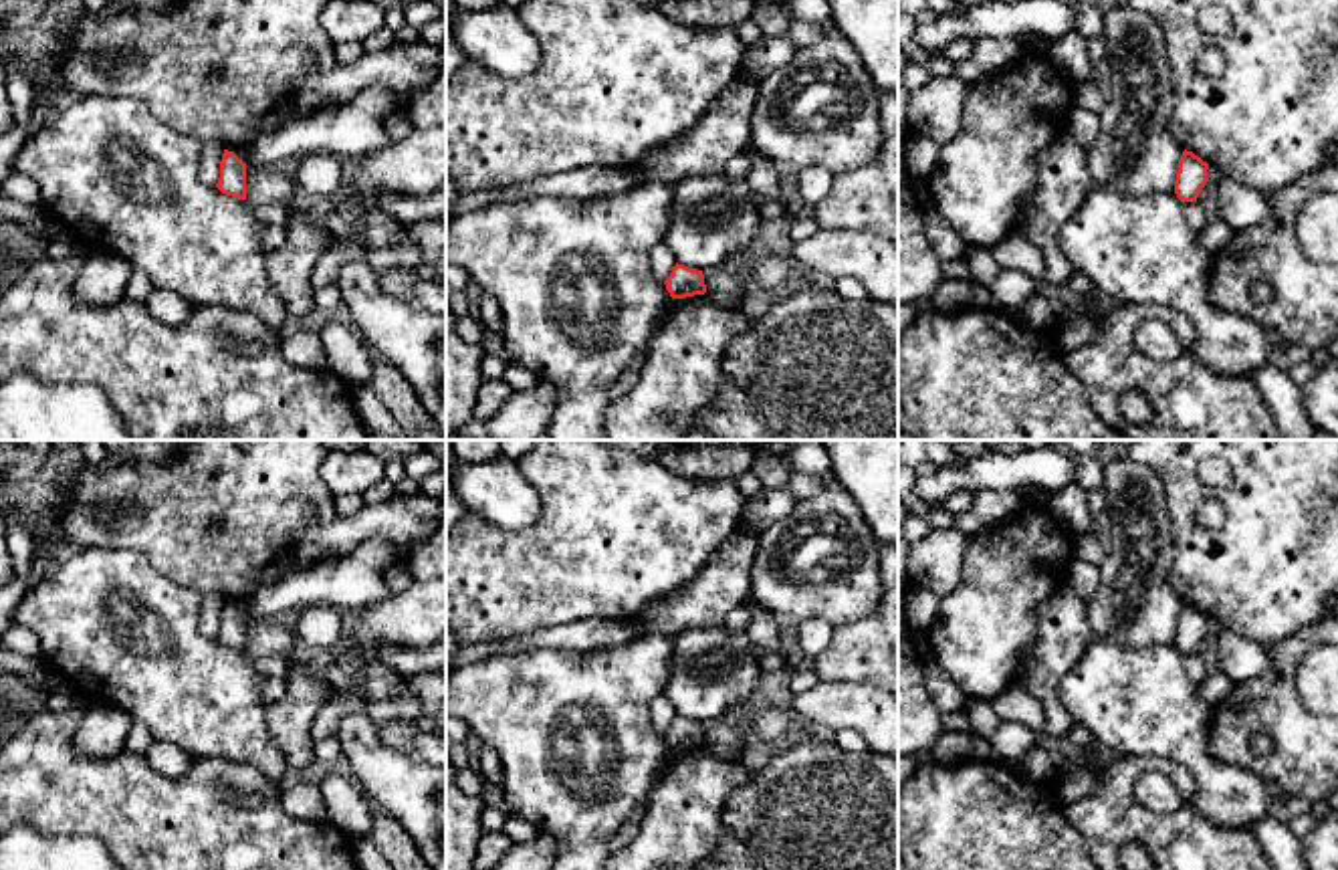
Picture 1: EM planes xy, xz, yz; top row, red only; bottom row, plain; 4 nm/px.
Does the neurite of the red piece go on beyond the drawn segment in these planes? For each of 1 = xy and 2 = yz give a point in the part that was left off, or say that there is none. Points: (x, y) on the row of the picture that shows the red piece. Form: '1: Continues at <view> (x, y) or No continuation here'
1: No continuation here
2: No continuation here

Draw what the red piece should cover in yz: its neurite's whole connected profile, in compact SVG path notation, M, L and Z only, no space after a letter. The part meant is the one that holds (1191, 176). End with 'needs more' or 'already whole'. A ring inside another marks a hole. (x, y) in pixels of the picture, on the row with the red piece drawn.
M1187 149L1183 151L1175 180L1175 194L1183 204L1197 202L1201 190L1209 182L1207 170L1209 170L1207 161L1203 161L1193 151Z; already whole

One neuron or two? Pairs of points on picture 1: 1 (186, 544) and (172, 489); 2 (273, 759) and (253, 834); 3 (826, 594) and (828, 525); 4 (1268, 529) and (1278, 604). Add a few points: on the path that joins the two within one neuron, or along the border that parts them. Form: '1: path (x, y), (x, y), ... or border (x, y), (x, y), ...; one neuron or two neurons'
1: path (172, 529), (172, 503); one neuron
2: border (225, 759), (253, 766), (279, 790); two neurons
3: path (826, 578), (826, 541); one neuron
4: path (1276, 548), (1276, 586); one neuron

